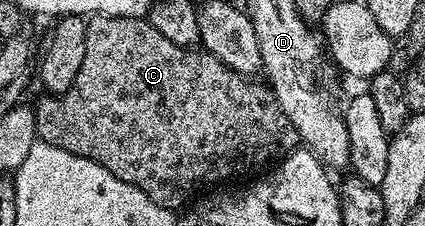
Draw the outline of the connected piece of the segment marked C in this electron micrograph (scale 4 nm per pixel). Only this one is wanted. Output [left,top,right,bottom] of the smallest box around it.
[36,16,300,210]

